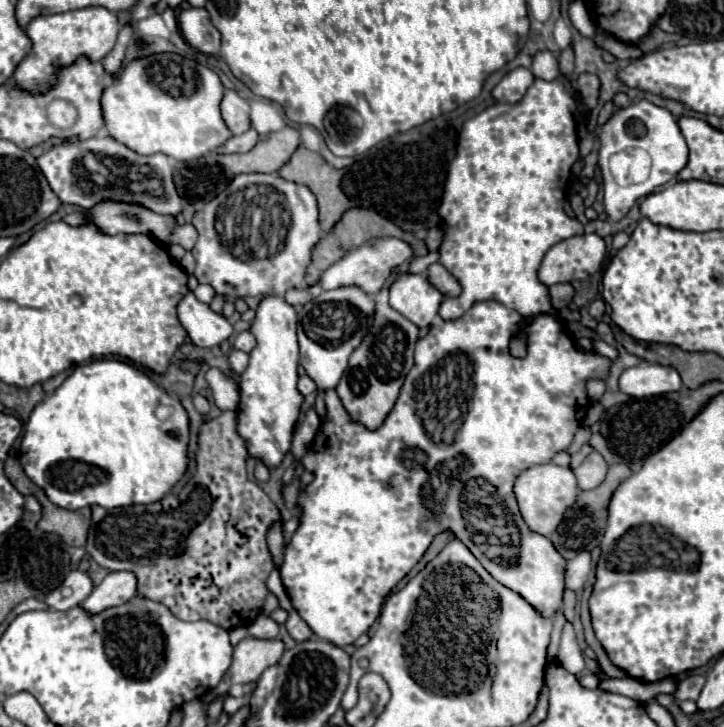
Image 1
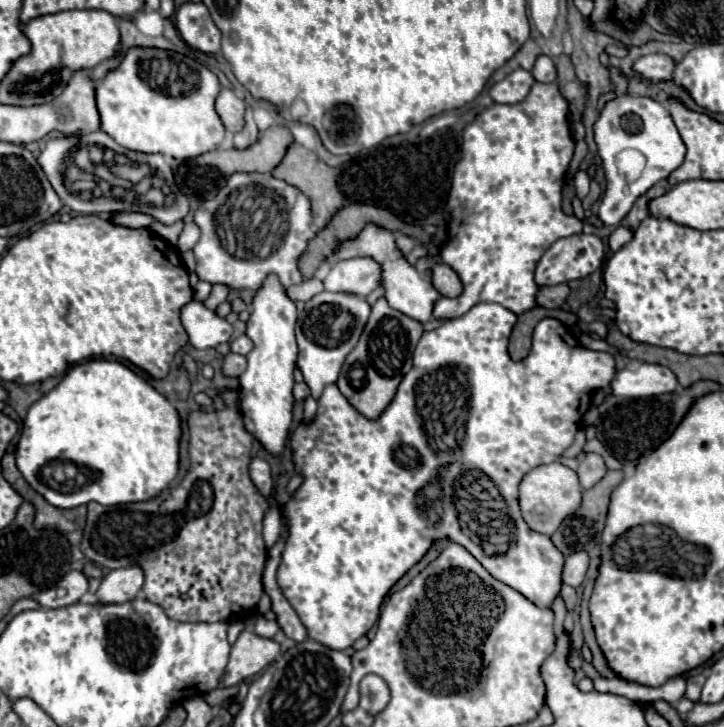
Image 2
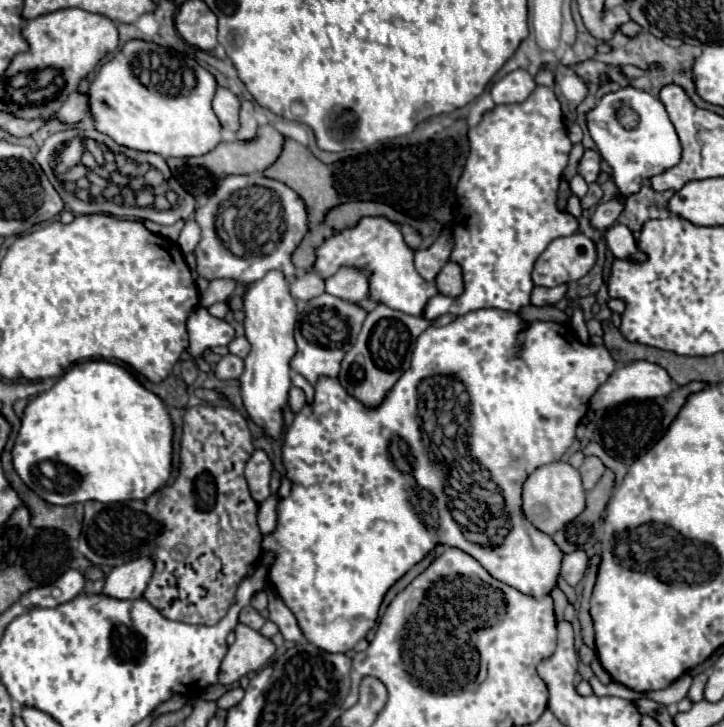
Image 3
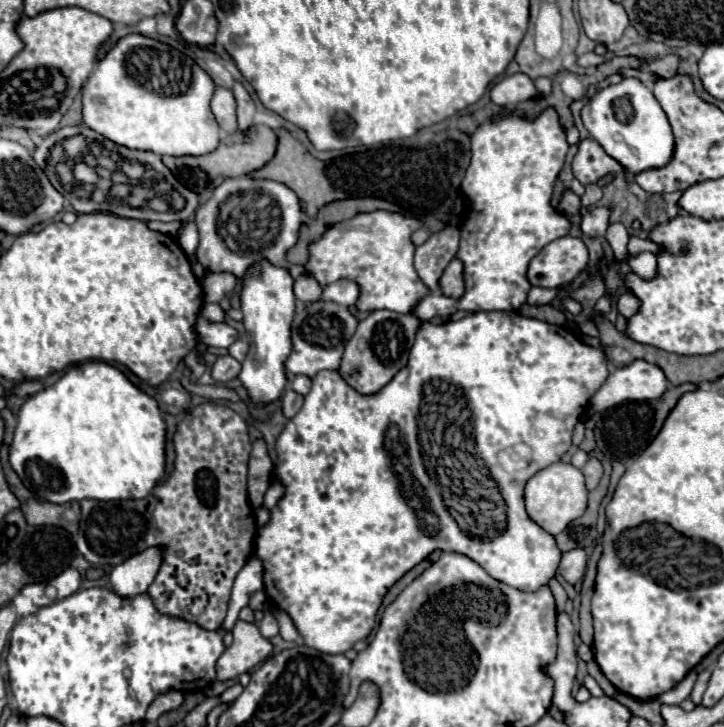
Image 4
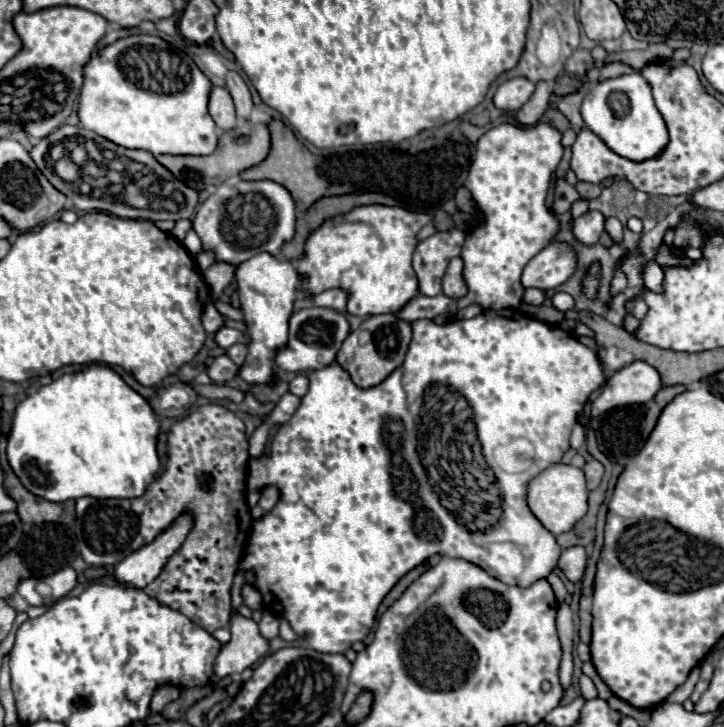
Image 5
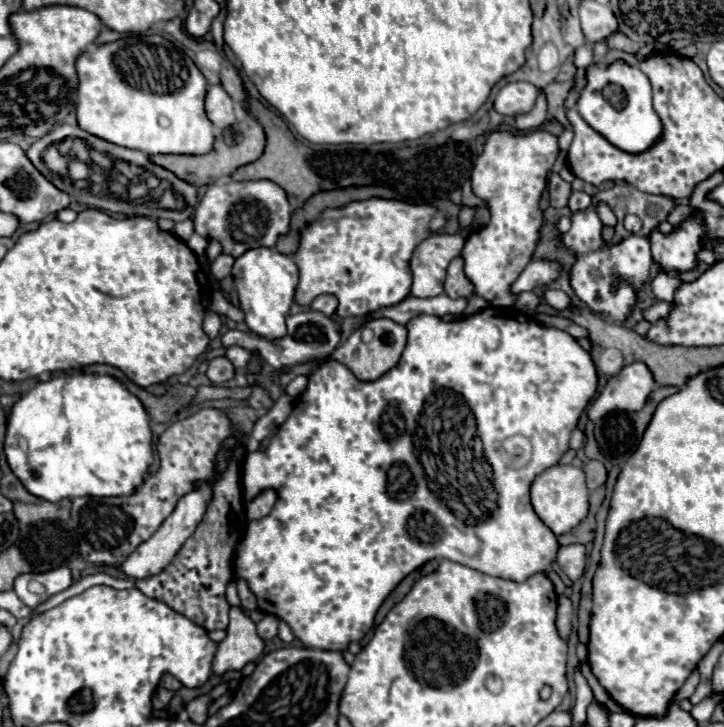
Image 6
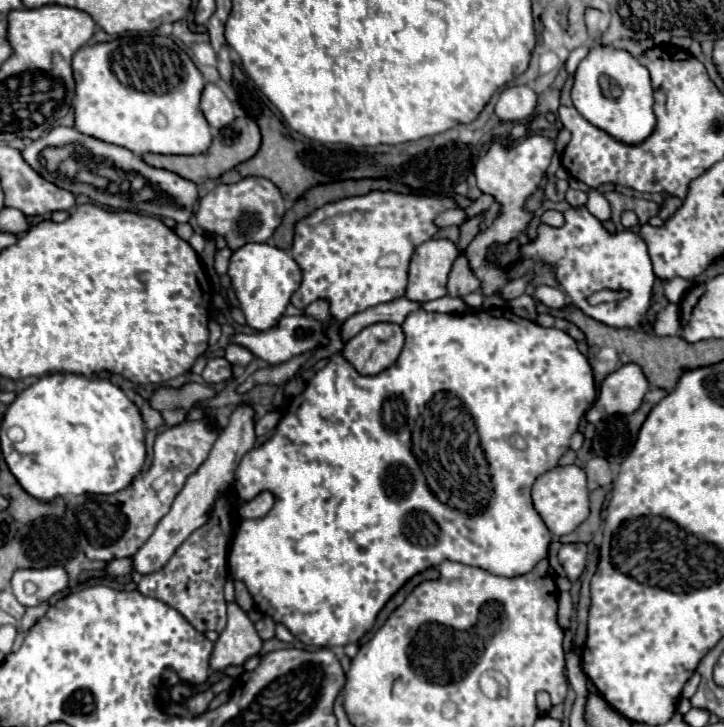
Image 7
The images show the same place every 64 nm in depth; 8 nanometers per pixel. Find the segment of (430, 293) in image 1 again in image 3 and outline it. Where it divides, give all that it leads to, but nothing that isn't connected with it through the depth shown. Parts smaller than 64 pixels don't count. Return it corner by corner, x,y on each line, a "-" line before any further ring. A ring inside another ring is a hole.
366,216
352,228
344,228
324,240
322,246
316,248
314,270
322,280
332,276
336,268
364,268
368,272
368,296
376,304
386,304
392,310
422,316
422,310
438,290
434,284
424,282
424,278
414,268
414,250
408,248
402,234
402,224
392,222
384,216

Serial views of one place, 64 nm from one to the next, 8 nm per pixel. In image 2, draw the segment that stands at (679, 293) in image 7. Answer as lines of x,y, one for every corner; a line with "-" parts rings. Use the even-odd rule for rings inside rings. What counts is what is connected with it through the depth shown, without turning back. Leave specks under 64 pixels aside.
618,226
618,228
610,234
610,238
608,238
610,250
612,250
612,252
618,252
624,244
628,244
628,240
632,240
632,232
630,232
628,228
624,228
624,226

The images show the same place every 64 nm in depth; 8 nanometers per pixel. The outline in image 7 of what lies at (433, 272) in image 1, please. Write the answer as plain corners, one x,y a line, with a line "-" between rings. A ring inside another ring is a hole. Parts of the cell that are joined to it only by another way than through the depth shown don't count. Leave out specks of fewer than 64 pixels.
460,254
454,262
450,278
448,278
448,294
452,298
460,298
460,296
466,296
470,292
476,292
478,288
480,288
480,280
470,270
468,256

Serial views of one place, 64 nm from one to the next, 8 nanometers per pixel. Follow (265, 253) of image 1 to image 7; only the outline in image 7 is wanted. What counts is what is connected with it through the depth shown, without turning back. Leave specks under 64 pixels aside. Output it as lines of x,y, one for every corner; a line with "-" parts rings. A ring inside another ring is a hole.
246,176
234,184
218,184
202,200
196,212
198,226
206,232
226,236
232,250
244,246
246,242
266,242
286,212
284,198
280,190
266,178

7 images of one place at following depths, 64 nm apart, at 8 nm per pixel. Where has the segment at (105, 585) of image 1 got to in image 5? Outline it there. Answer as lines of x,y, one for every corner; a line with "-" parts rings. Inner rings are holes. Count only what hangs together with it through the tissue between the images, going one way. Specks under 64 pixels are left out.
182,512
164,532
160,532
160,536
156,536
156,540
128,554
116,566
114,578
122,586
144,588
162,572
164,564
182,546
190,530
192,530
192,512

